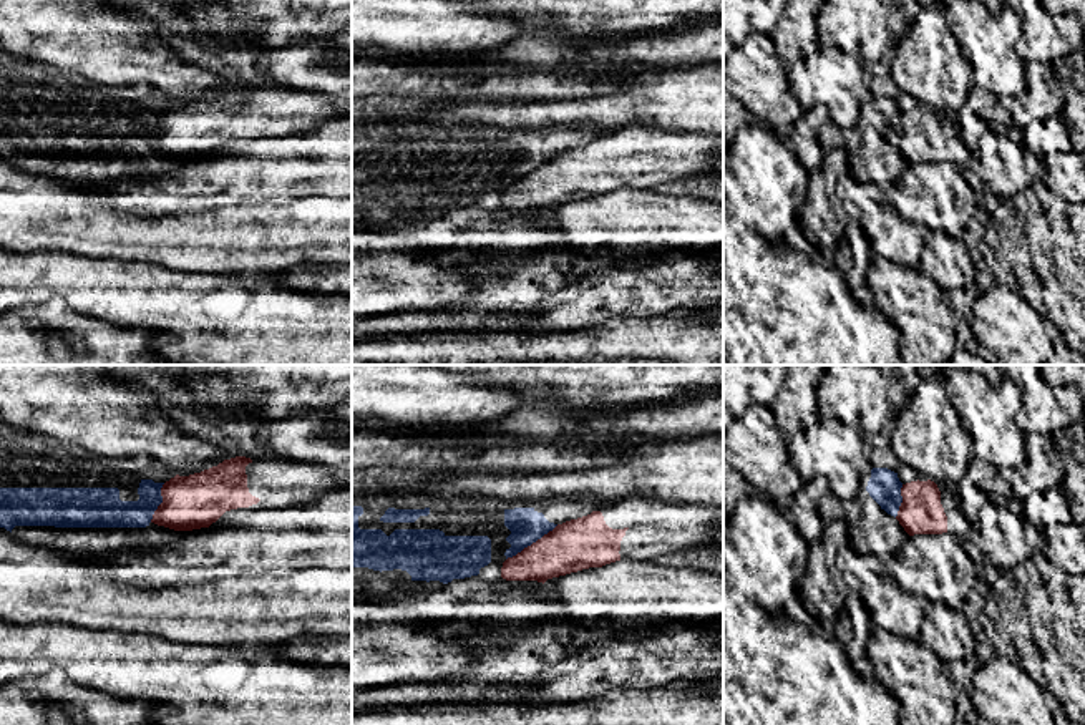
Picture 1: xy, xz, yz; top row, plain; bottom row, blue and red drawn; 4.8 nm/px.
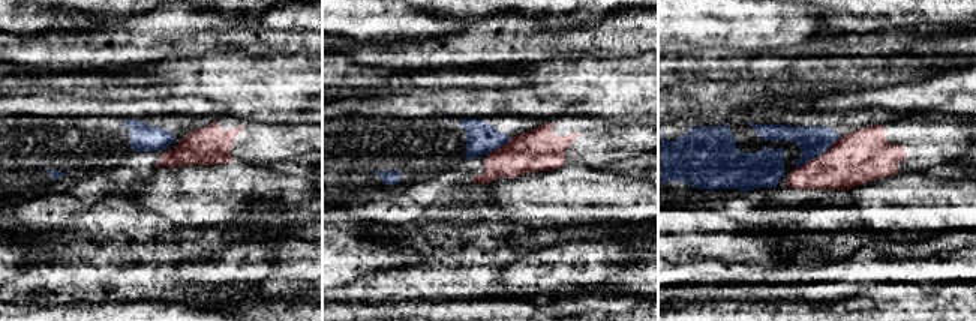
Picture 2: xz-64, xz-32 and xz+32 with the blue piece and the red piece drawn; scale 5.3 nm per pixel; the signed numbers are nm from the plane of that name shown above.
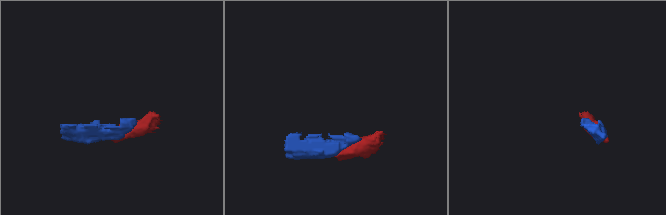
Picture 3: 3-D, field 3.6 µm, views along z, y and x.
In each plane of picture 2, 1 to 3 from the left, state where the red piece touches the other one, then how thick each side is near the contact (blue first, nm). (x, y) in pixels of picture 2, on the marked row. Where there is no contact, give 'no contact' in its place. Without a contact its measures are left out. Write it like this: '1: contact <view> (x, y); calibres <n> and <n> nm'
1: no contact
2: contact xz-32 (499, 146); calibres 160 and 220 nm
3: contact xz+32 (817, 155); calibres 160 and 280 nm

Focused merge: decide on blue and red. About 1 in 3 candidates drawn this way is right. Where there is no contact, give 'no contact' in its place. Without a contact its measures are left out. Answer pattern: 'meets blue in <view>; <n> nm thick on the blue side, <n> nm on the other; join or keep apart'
meets blue in xz; 170 nm thick on the blue side, 240 nm on the other; keep apart

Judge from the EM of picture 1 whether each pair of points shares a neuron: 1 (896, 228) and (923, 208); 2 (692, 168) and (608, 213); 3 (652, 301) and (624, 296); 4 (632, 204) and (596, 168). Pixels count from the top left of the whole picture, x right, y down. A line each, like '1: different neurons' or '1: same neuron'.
1: different neurons
2: different neurons
3: same neuron
4: different neurons

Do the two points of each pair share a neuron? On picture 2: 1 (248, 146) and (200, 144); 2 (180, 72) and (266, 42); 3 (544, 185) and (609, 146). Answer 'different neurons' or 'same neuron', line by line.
1: same neuron
2: different neurons
3: different neurons

